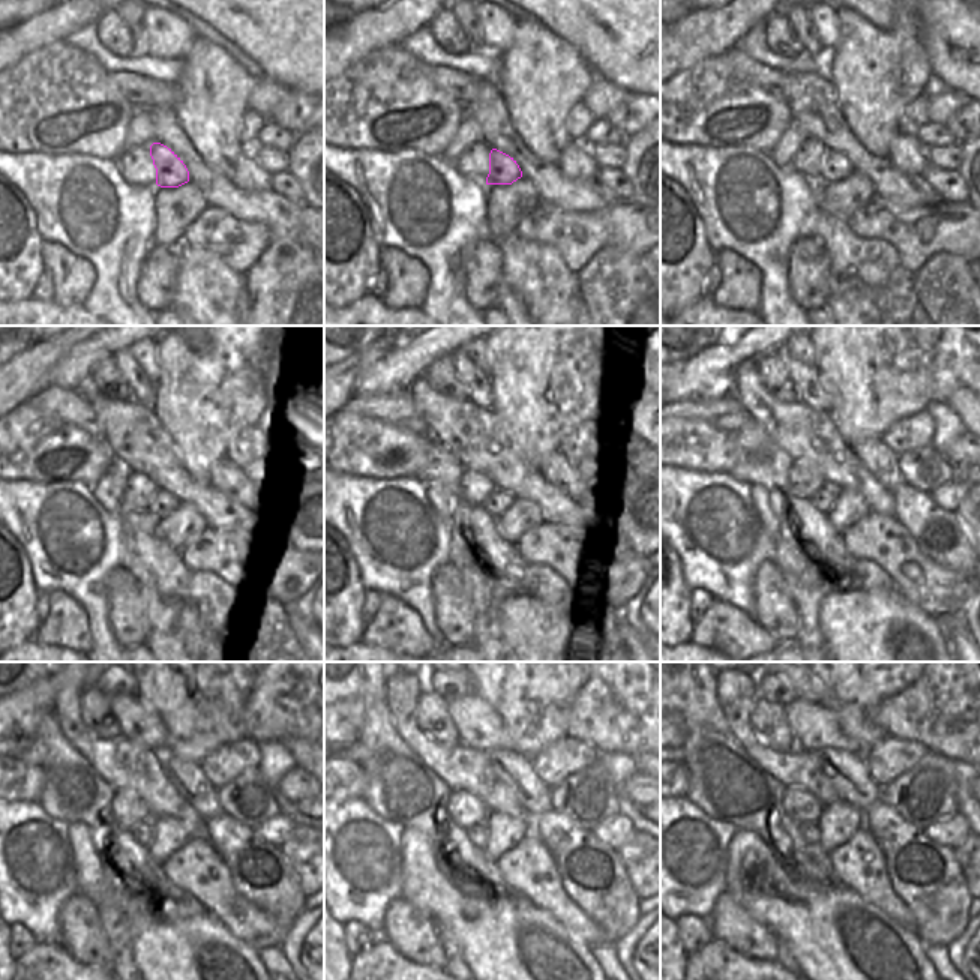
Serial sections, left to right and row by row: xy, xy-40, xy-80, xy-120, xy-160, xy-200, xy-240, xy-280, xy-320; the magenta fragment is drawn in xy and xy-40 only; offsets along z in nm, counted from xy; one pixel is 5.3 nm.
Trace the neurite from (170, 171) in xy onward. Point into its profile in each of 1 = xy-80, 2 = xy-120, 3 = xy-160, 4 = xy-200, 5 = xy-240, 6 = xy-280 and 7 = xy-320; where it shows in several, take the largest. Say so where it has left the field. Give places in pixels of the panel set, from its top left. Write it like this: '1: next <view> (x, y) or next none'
1: next xy-80 (835, 168)
2: next xy-120 (162, 503)
3: next xy-160 (499, 502)
4: next xy-200 (824, 499)
5: next xy-240 (143, 833)
6: next xy-280 (476, 835)
7: next xy-320 (809, 832)

